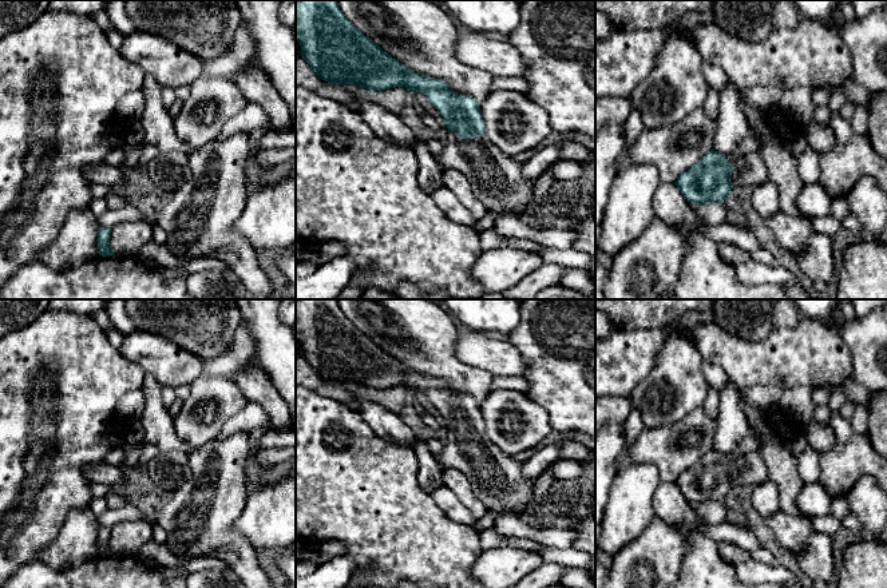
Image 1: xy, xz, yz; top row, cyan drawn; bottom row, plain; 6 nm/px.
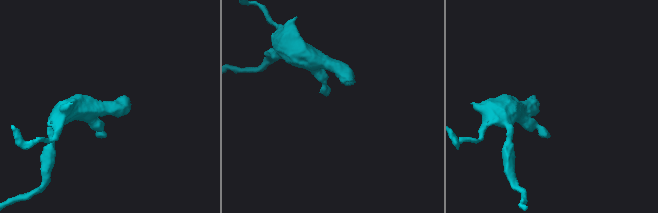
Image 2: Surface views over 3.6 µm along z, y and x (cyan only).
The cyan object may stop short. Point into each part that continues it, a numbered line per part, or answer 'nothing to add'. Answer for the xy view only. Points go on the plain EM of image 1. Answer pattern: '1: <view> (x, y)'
1: xy (170, 469)

